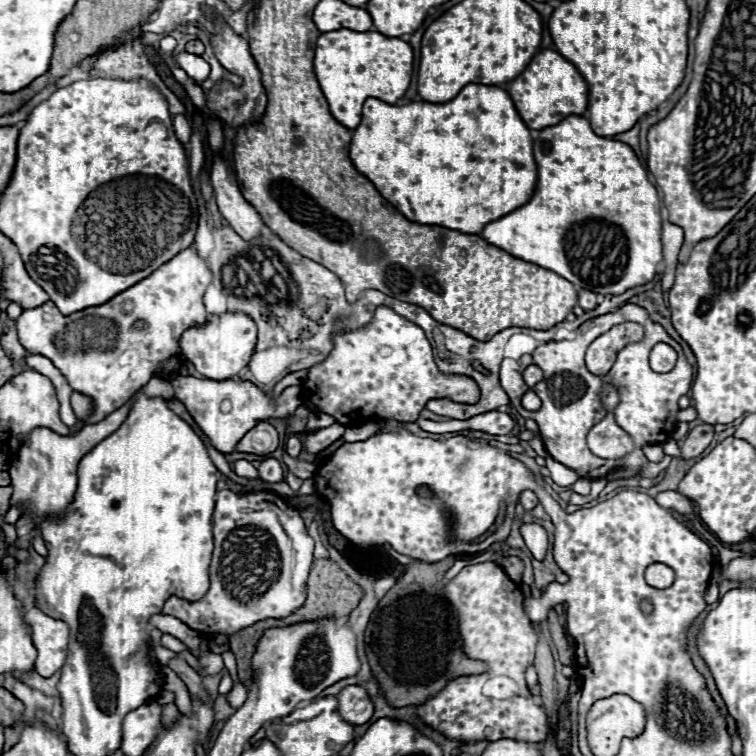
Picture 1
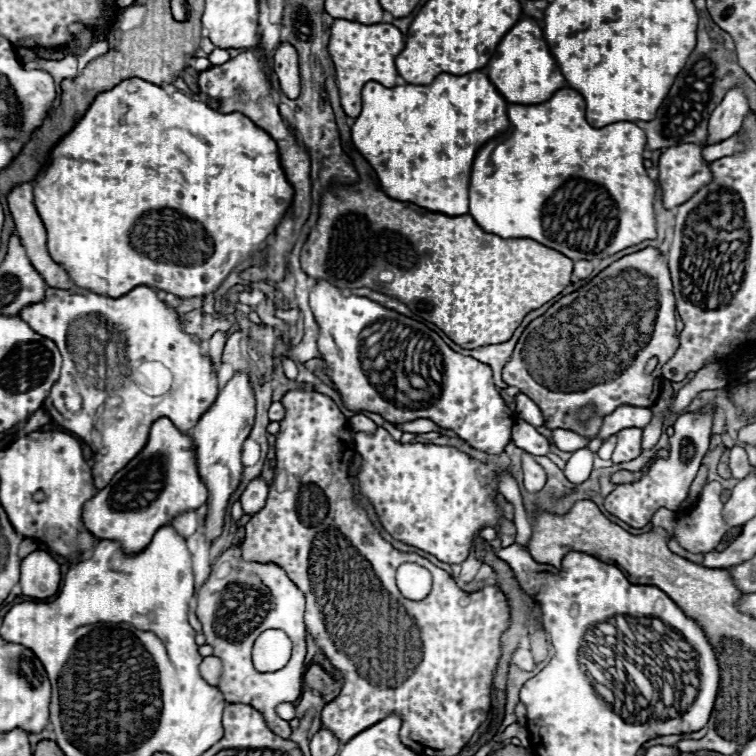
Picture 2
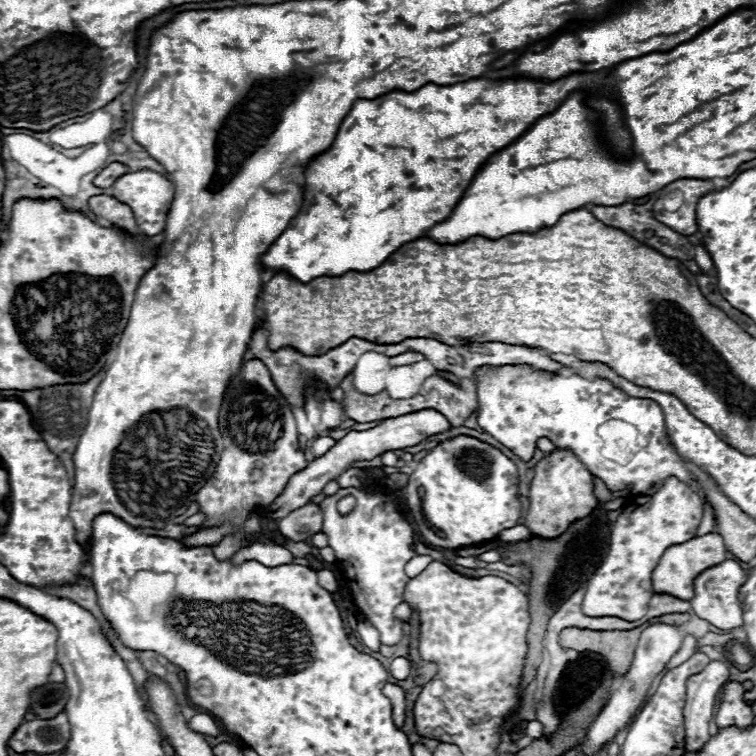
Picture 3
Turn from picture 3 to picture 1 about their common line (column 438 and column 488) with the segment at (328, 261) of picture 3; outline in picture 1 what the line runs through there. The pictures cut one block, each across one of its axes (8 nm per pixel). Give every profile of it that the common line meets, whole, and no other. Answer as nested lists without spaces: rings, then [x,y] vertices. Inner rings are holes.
[[[466,84],[458,92],[456,98],[452,98],[450,102],[444,102],[444,104],[410,102],[410,104],[404,104],[404,106],[394,106],[394,104],[386,104],[378,98],[368,98],[364,102],[364,108],[362,108],[362,122],[354,130],[350,143],[350,158],[356,164],[358,172],[364,174],[376,186],[376,190],[392,206],[396,206],[396,210],[402,212],[408,220],[420,222],[420,224],[436,224],[436,226],[444,226],[444,228],[450,228],[450,230],[460,230],[464,234],[480,234],[482,226],[486,226],[494,218],[502,218],[502,214],[510,214],[510,210],[526,204],[530,200],[532,192],[534,192],[536,178],[538,178],[536,162],[534,162],[534,156],[532,156],[532,136],[530,136],[528,126],[522,122],[520,114],[514,108],[514,102],[512,102],[512,98],[508,96],[506,90],[500,90],[496,86],[486,86],[486,84]]]

